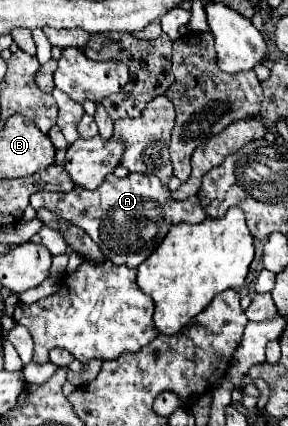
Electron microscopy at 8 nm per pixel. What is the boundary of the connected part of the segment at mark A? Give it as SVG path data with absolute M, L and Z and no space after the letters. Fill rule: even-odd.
M128 173L124 179L108 175L94 191L80 187L74 187L70 193L38 191L30 197L30 205L34 209L48 209L58 217L82 227L112 263L128 265L132 269L136 269L162 243L174 225L202 223L208 217L196 195L186 201L174 201L170 191L160 185L158 177L148 173ZM110 241L118 243L120 249L110 249Z

